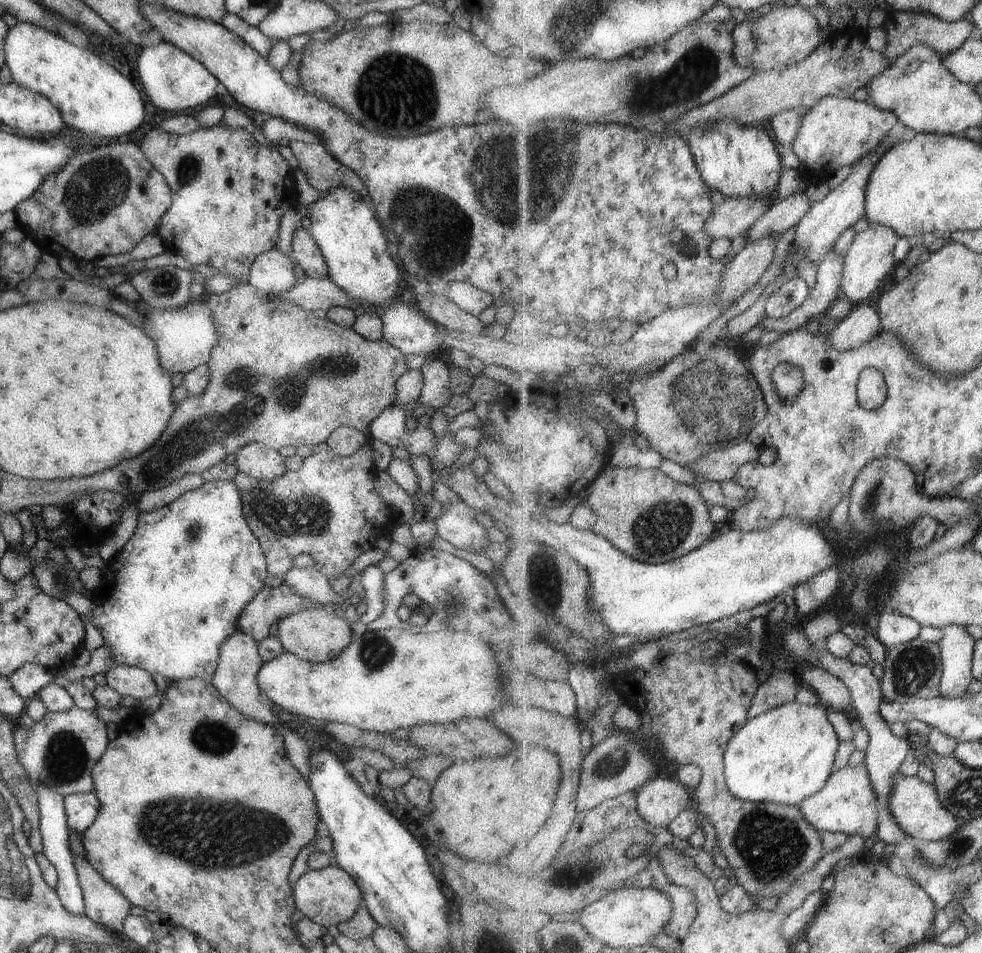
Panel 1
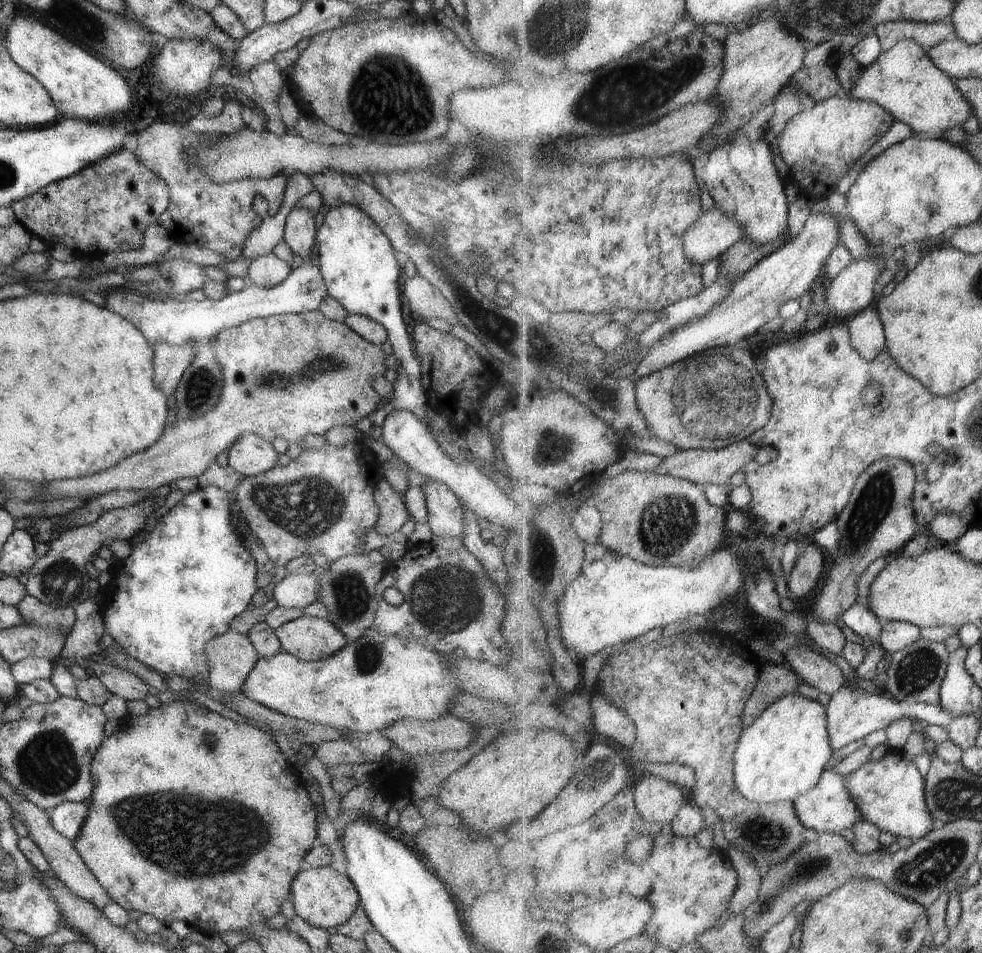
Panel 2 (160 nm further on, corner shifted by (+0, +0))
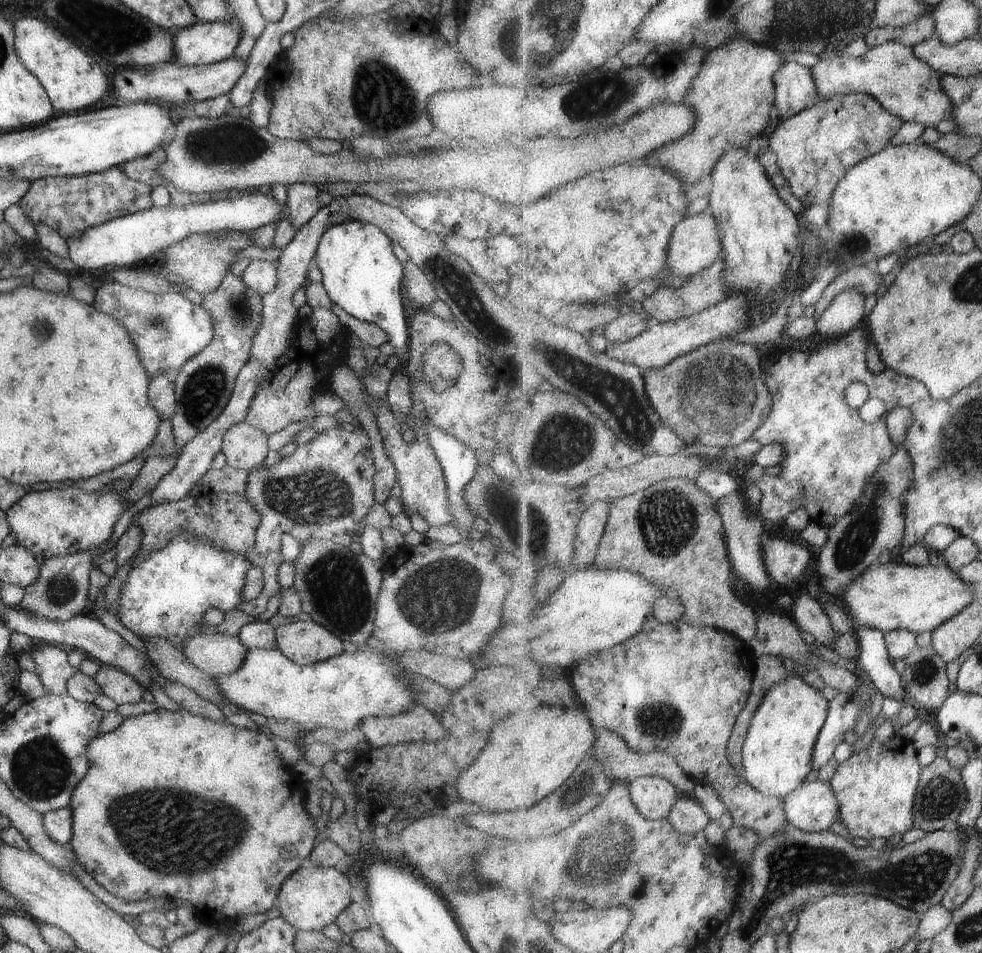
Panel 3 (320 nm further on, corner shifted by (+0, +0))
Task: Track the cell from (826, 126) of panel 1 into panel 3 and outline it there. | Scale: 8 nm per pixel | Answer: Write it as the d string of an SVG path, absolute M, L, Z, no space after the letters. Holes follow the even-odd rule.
M849 93L846 95L831 97L830 99L823 98L815 106L802 110L799 114L781 121L779 126L777 126L777 129L769 138L769 148L777 154L778 165L781 167L785 178L787 178L790 182L790 185L792 186L792 193L798 197L801 202L803 202L808 211L810 206L823 205L829 202L837 188L837 185L839 184L839 181L847 174L847 172L849 172L849 170L851 170L856 164L862 163L865 159L868 159L870 156L876 155L884 148L887 148L894 139L894 136L899 132L899 129L905 123L907 122L905 122L901 117L895 116L892 112L889 112L888 109L885 109L884 105L882 105L876 98L873 98L873 96L865 93Z

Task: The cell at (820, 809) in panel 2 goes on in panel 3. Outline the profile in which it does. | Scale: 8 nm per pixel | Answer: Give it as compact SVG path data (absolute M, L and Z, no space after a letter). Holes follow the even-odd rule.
M814 780L804 783L783 798L788 822L802 831L828 831L840 820L840 804L832 784Z

